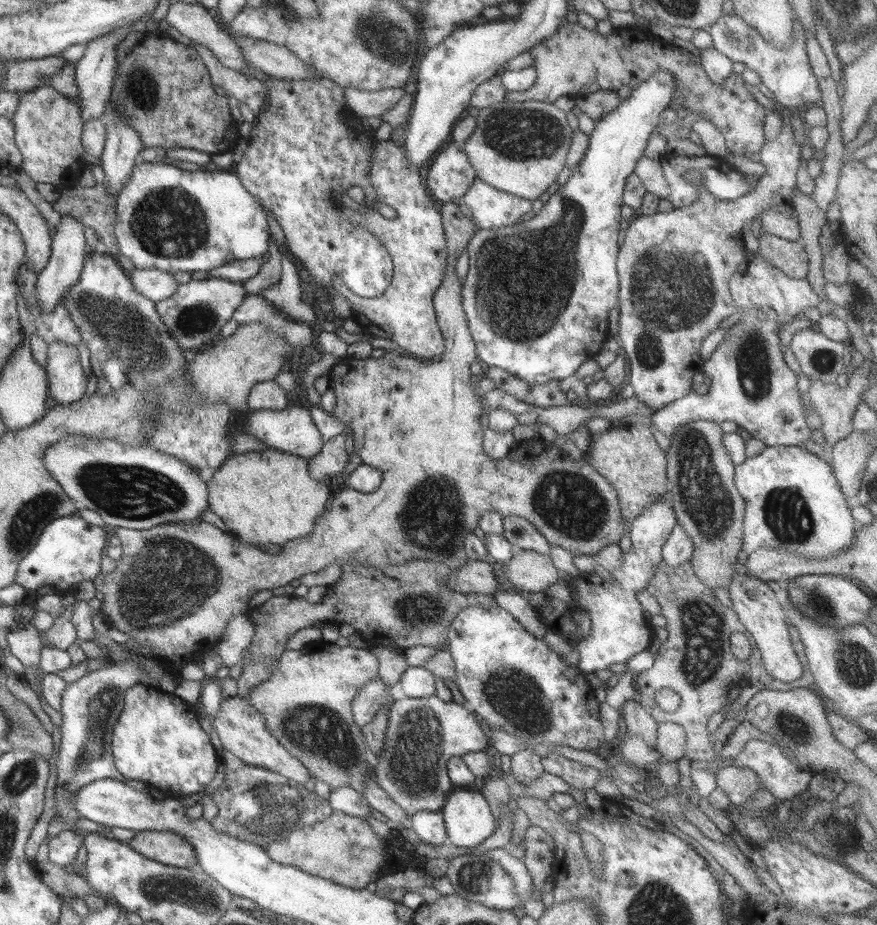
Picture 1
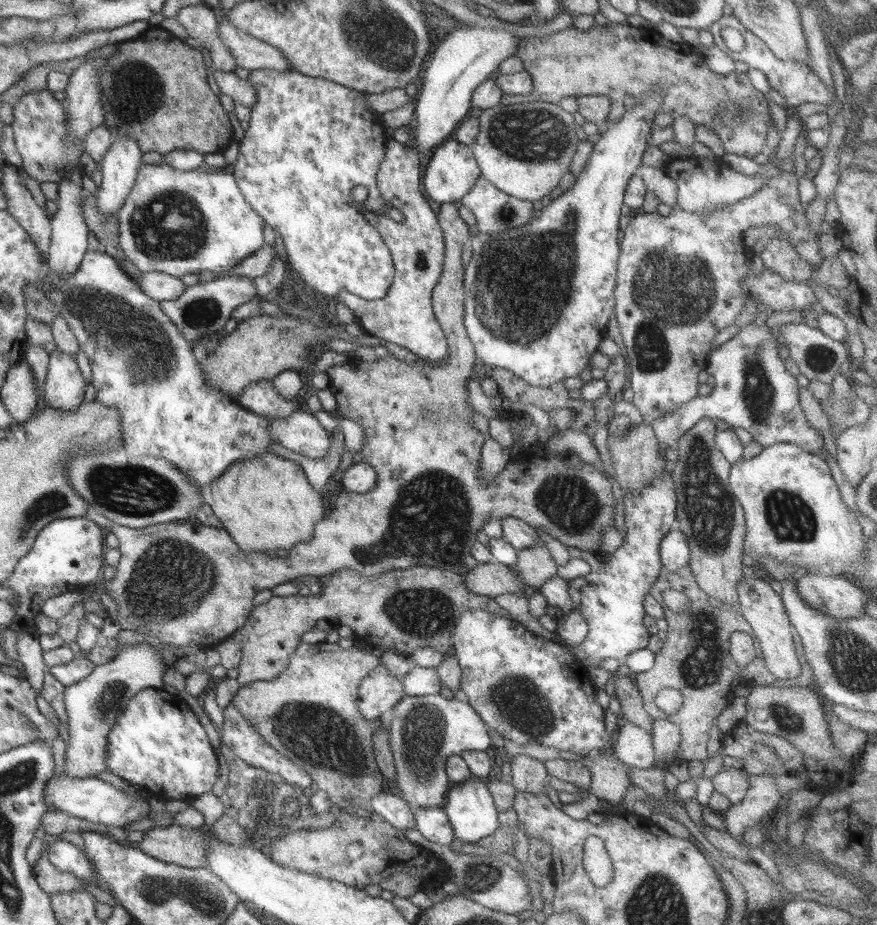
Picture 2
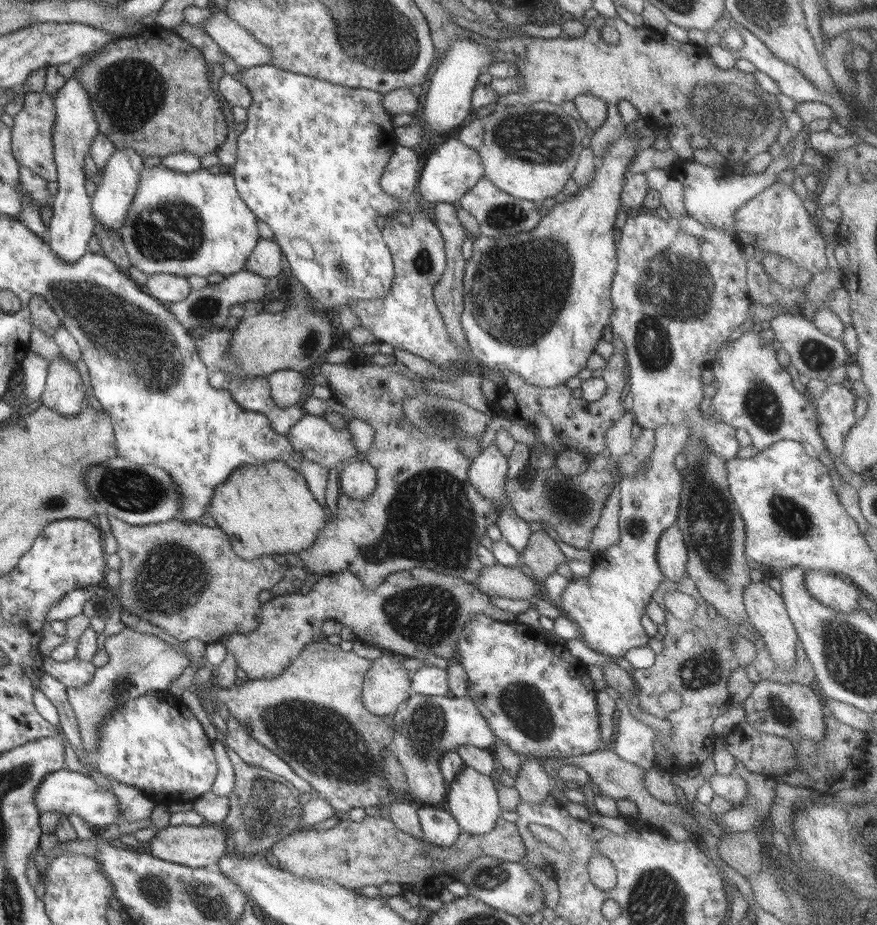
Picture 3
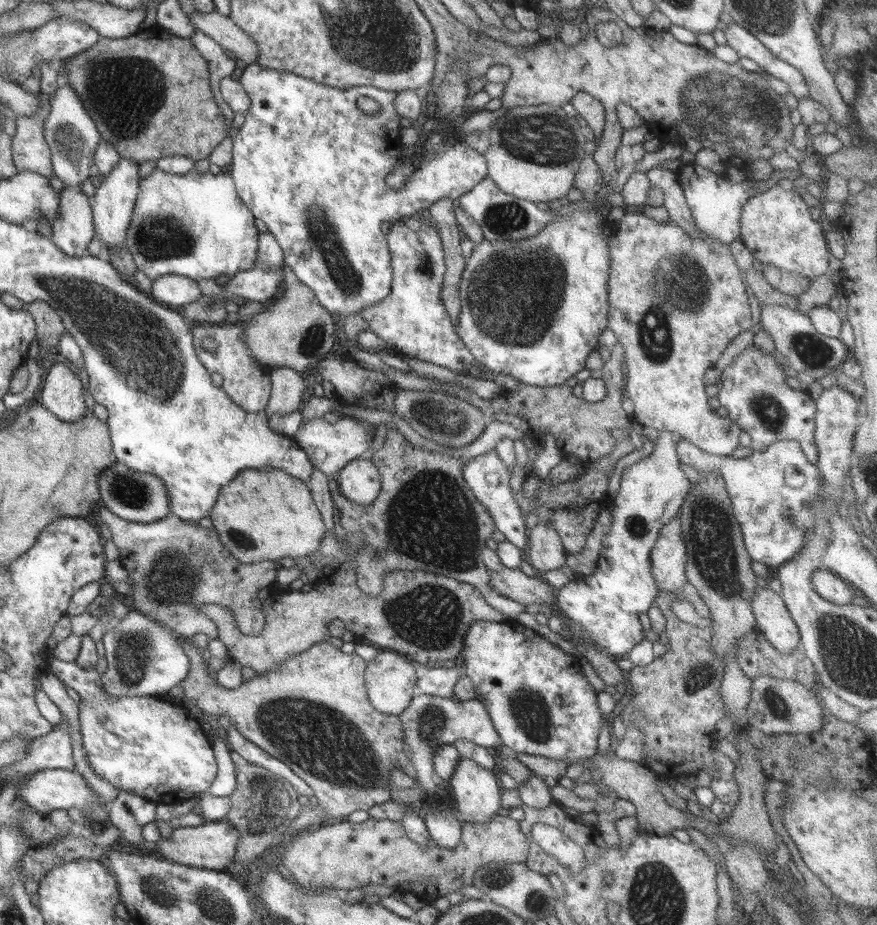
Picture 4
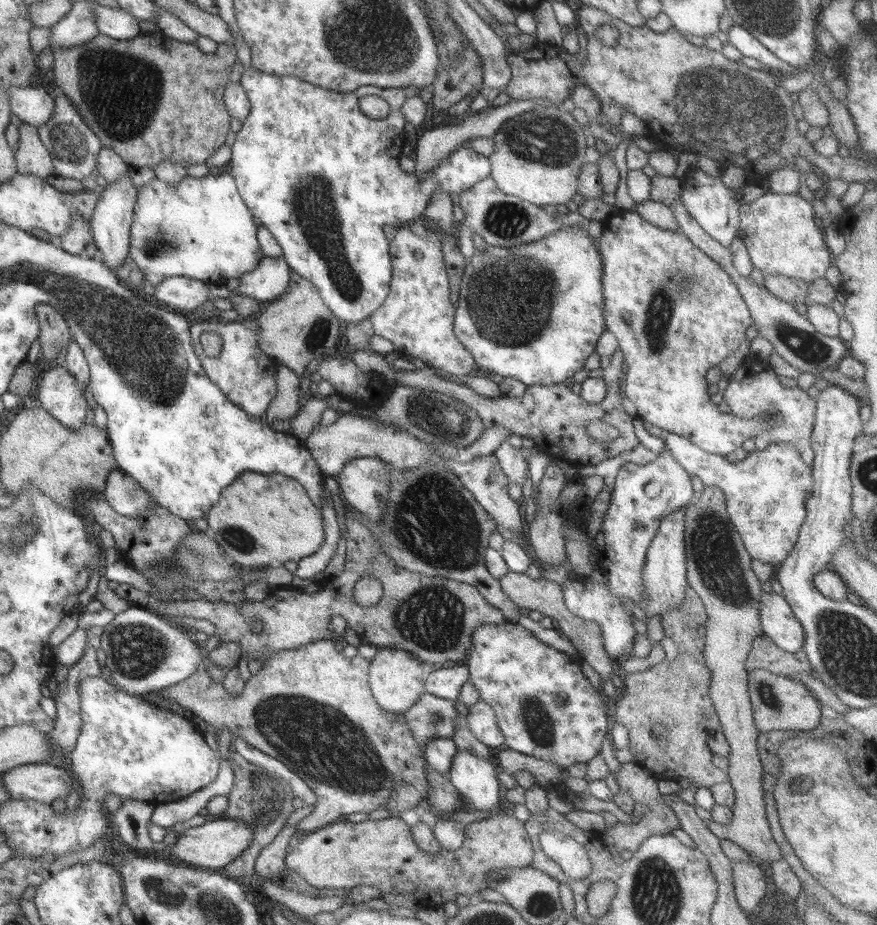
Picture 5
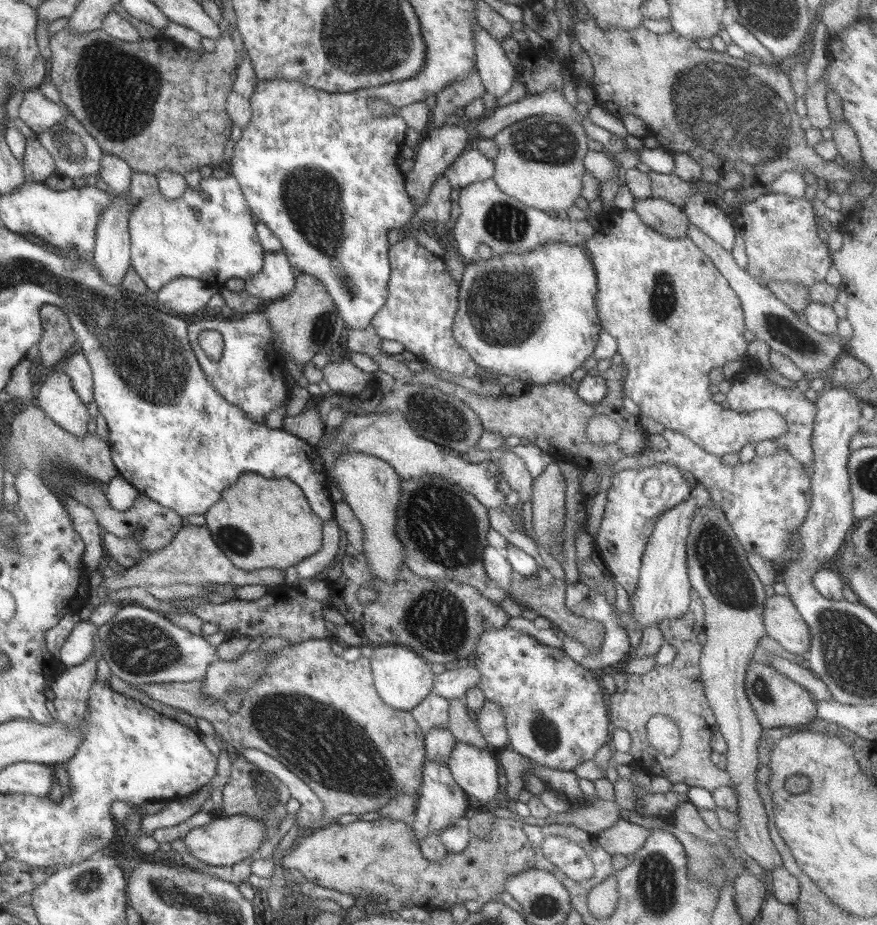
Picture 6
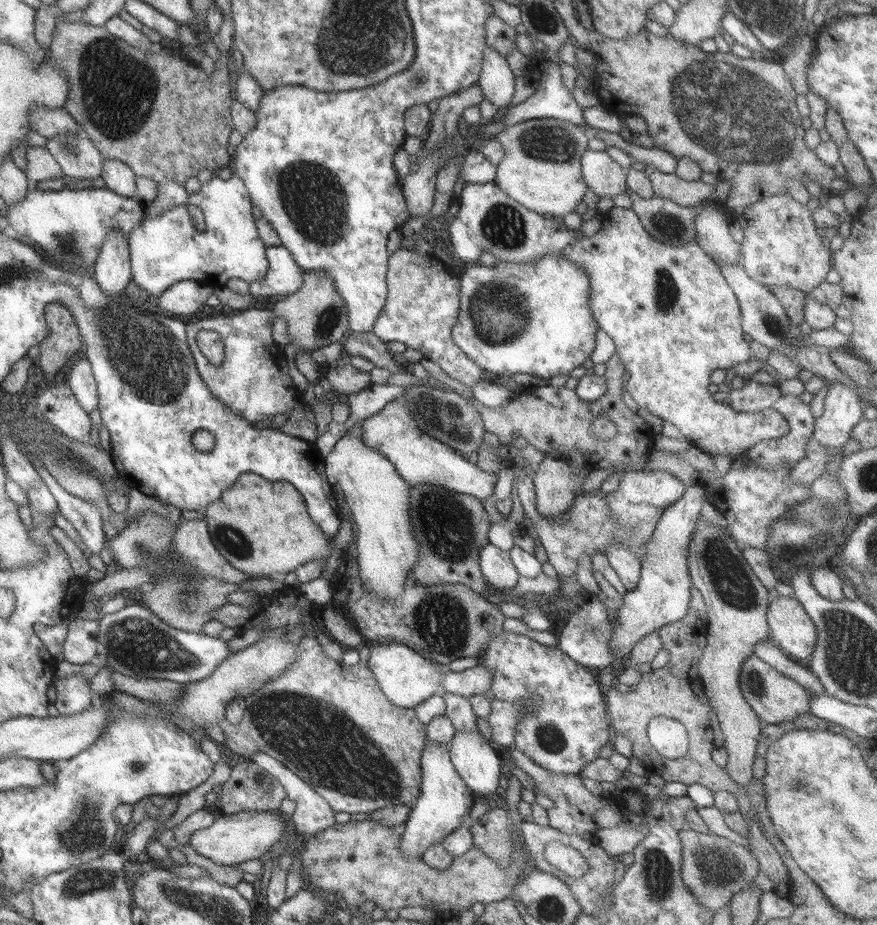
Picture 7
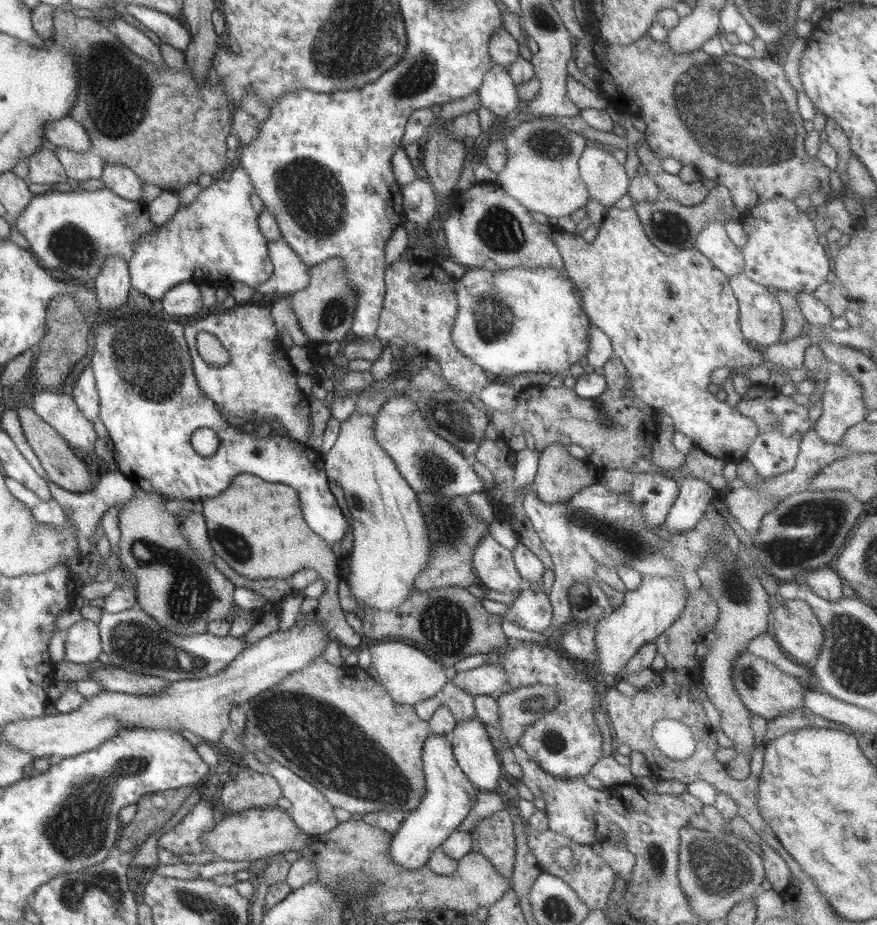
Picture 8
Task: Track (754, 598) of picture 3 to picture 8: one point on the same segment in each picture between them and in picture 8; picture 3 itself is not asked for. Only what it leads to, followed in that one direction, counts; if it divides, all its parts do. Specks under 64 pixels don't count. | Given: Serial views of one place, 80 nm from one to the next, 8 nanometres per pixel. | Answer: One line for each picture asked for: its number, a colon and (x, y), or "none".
4: (774, 622)
5: (779, 623)
6: (783, 622)
7: (790, 628)
8: (795, 627)

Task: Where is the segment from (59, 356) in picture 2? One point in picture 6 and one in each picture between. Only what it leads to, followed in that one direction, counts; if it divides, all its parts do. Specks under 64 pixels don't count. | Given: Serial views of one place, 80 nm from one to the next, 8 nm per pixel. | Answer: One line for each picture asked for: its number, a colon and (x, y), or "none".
3: (64, 392)
4: (62, 393)
5: (58, 391)
6: (58, 398)

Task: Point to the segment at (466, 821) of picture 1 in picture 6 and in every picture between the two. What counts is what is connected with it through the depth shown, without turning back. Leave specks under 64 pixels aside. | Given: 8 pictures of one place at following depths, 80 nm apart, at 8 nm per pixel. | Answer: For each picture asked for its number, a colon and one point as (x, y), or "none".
2: (470, 806)
3: (472, 798)
4: (476, 795)
5: (476, 779)
6: (476, 770)

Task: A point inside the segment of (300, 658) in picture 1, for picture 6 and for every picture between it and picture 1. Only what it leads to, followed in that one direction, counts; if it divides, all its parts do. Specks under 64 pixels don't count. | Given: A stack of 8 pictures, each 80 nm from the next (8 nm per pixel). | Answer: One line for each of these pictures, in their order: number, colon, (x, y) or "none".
2: (309, 714)
3: (312, 715)
4: (346, 758)
5: (312, 708)
6: (343, 711)

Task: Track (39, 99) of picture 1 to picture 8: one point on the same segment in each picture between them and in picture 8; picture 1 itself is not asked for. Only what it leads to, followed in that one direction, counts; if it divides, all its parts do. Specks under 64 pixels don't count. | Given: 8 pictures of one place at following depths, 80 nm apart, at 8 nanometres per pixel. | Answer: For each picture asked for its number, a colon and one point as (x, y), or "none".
2: (40, 123)
3: (32, 145)
4: (30, 151)
5: (32, 157)
6: (38, 165)
7: (41, 165)
8: (44, 167)

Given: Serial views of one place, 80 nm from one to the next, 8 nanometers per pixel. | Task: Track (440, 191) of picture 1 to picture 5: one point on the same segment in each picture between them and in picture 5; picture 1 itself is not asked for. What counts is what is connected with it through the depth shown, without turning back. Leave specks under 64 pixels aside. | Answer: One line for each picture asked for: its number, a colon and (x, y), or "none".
2: (453, 171)
3: (454, 168)
4: (307, 161)
5: (324, 179)

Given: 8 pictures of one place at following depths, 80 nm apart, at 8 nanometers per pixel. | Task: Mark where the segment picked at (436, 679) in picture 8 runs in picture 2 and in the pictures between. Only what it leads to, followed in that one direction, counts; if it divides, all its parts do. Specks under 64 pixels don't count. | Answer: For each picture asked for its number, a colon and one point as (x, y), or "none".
2: (379, 692)
3: (387, 686)
4: (391, 678)
5: (397, 680)
6: (403, 679)
7: (407, 678)

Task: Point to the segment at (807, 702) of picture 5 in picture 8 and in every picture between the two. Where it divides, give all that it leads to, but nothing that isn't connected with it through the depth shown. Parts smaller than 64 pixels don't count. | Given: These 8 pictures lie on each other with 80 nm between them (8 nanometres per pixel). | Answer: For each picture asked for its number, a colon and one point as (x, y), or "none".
6: (777, 701)
7: (775, 698)
8: (765, 690)

